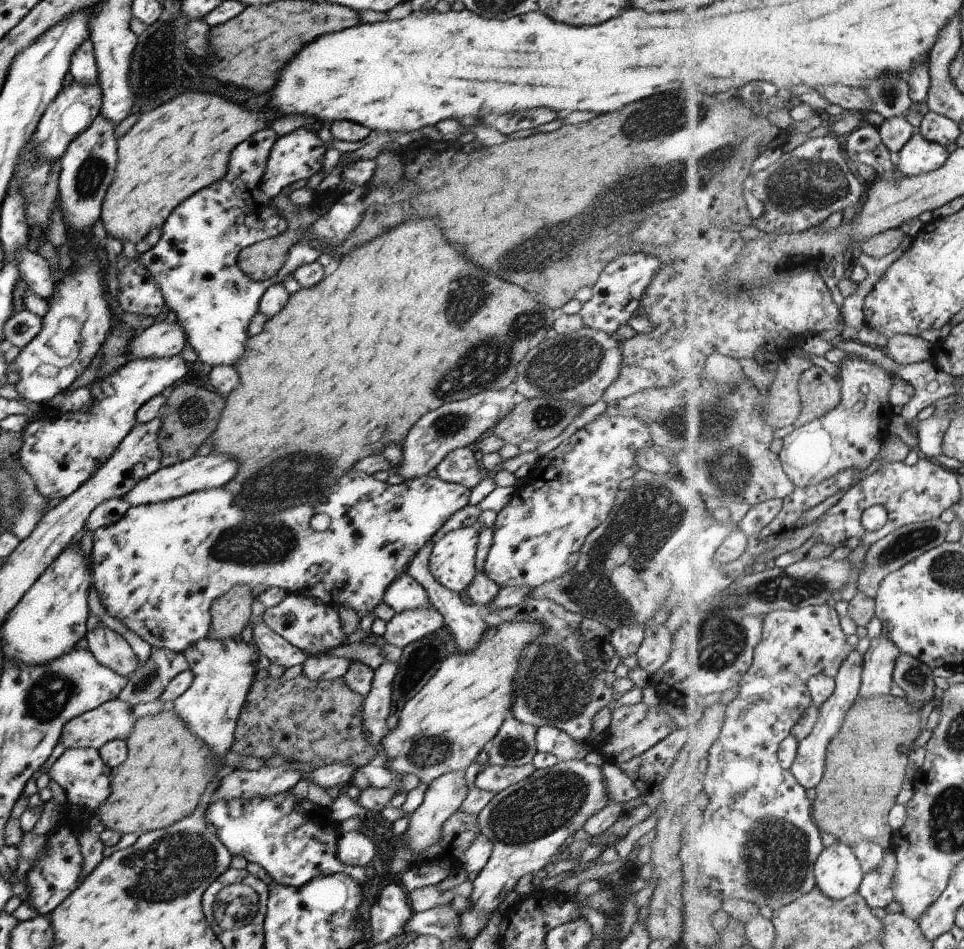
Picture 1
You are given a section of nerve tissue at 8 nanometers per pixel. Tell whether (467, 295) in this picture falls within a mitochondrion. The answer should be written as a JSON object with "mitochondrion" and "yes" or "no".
{"mitochondrion":"yes"}

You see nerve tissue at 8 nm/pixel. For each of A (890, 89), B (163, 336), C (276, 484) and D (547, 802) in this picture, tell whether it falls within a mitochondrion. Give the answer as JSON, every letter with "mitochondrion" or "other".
{"A":"mitochondrion","B":"other","C":"mitochondrion","D":"mitochondrion"}

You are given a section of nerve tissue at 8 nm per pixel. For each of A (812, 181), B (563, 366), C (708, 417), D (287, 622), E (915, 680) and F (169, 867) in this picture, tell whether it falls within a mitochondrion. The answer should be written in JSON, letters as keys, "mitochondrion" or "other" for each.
{"A":"mitochondrion","B":"mitochondrion","C":"mitochondrion","D":"other","E":"mitochondrion","F":"mitochondrion"}

